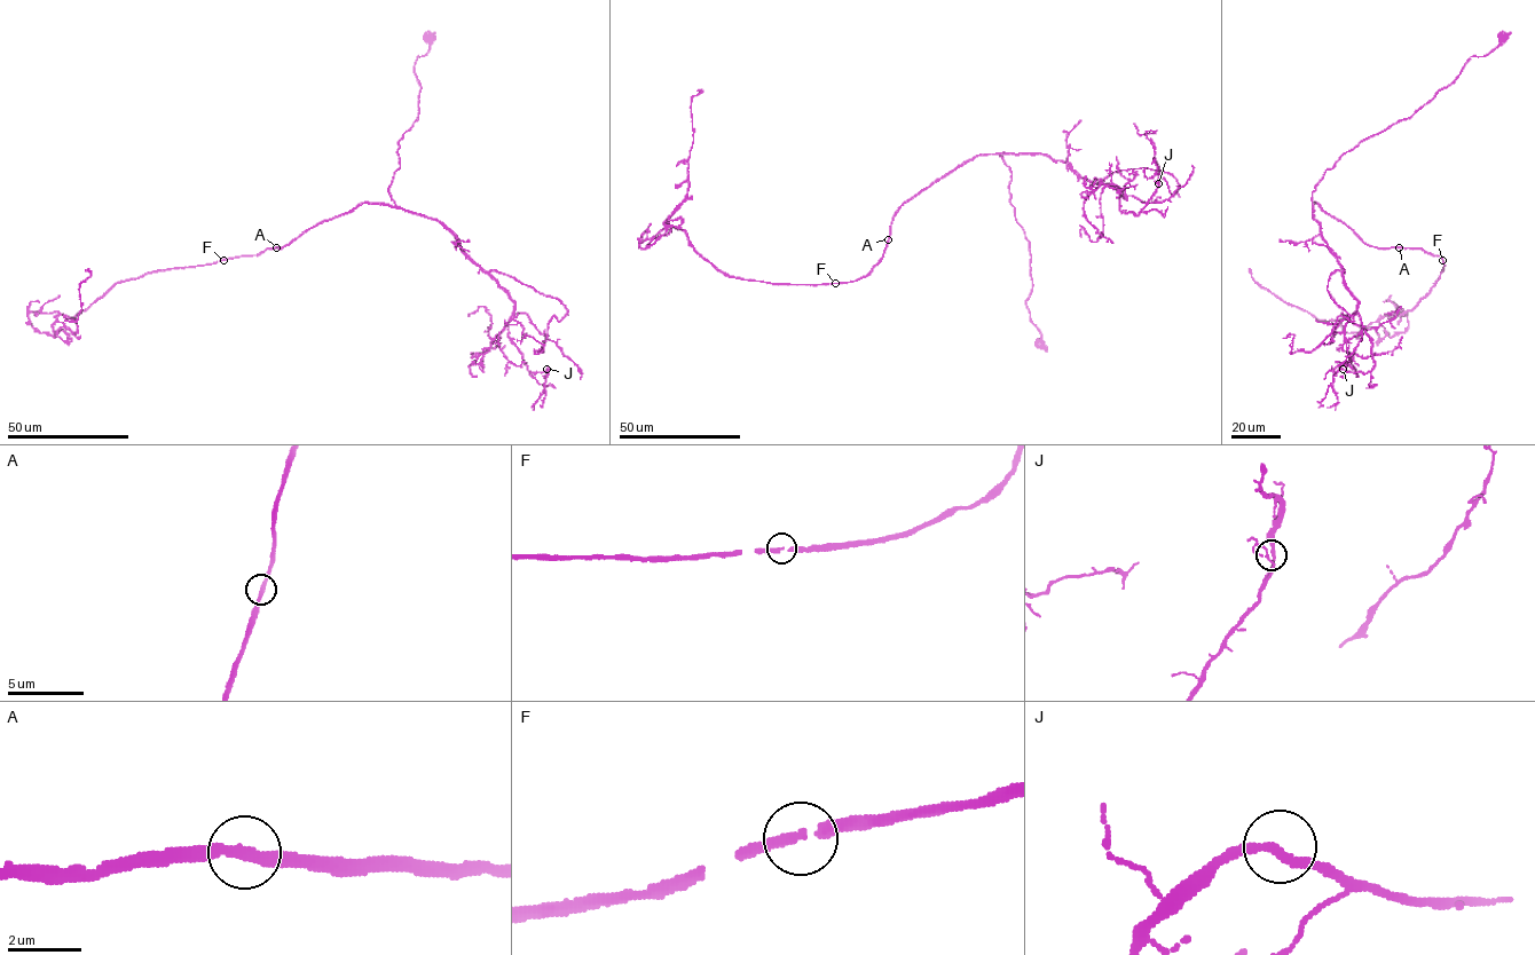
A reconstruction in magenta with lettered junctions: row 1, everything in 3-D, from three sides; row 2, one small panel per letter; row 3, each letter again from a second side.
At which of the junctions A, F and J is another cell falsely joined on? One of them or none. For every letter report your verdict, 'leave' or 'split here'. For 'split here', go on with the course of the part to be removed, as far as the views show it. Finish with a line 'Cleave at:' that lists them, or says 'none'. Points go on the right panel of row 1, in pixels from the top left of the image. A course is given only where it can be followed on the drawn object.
A: leave
F: leave
J: leave
Cleave at: none

